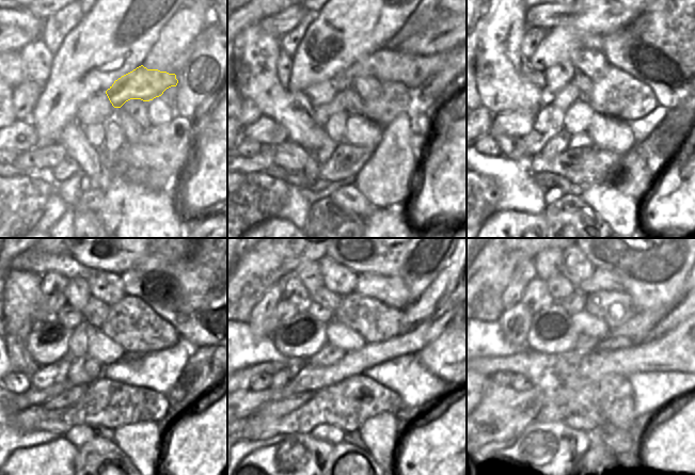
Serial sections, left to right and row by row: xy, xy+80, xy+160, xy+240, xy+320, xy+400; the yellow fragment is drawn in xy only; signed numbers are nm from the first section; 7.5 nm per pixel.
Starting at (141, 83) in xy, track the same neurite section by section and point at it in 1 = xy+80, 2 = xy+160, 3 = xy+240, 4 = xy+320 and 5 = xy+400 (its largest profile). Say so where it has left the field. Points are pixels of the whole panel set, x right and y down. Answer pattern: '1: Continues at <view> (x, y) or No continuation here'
1: Continues at xy+80 (392, 63)
2: Continues at xy+160 (674, 77)
3: Continues at xy+240 (204, 318)
4: Continues at xy+320 (394, 293)
5: Continues at xy+400 (601, 280).

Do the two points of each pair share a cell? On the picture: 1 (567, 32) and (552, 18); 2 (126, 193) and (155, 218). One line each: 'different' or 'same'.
1: different
2: same

